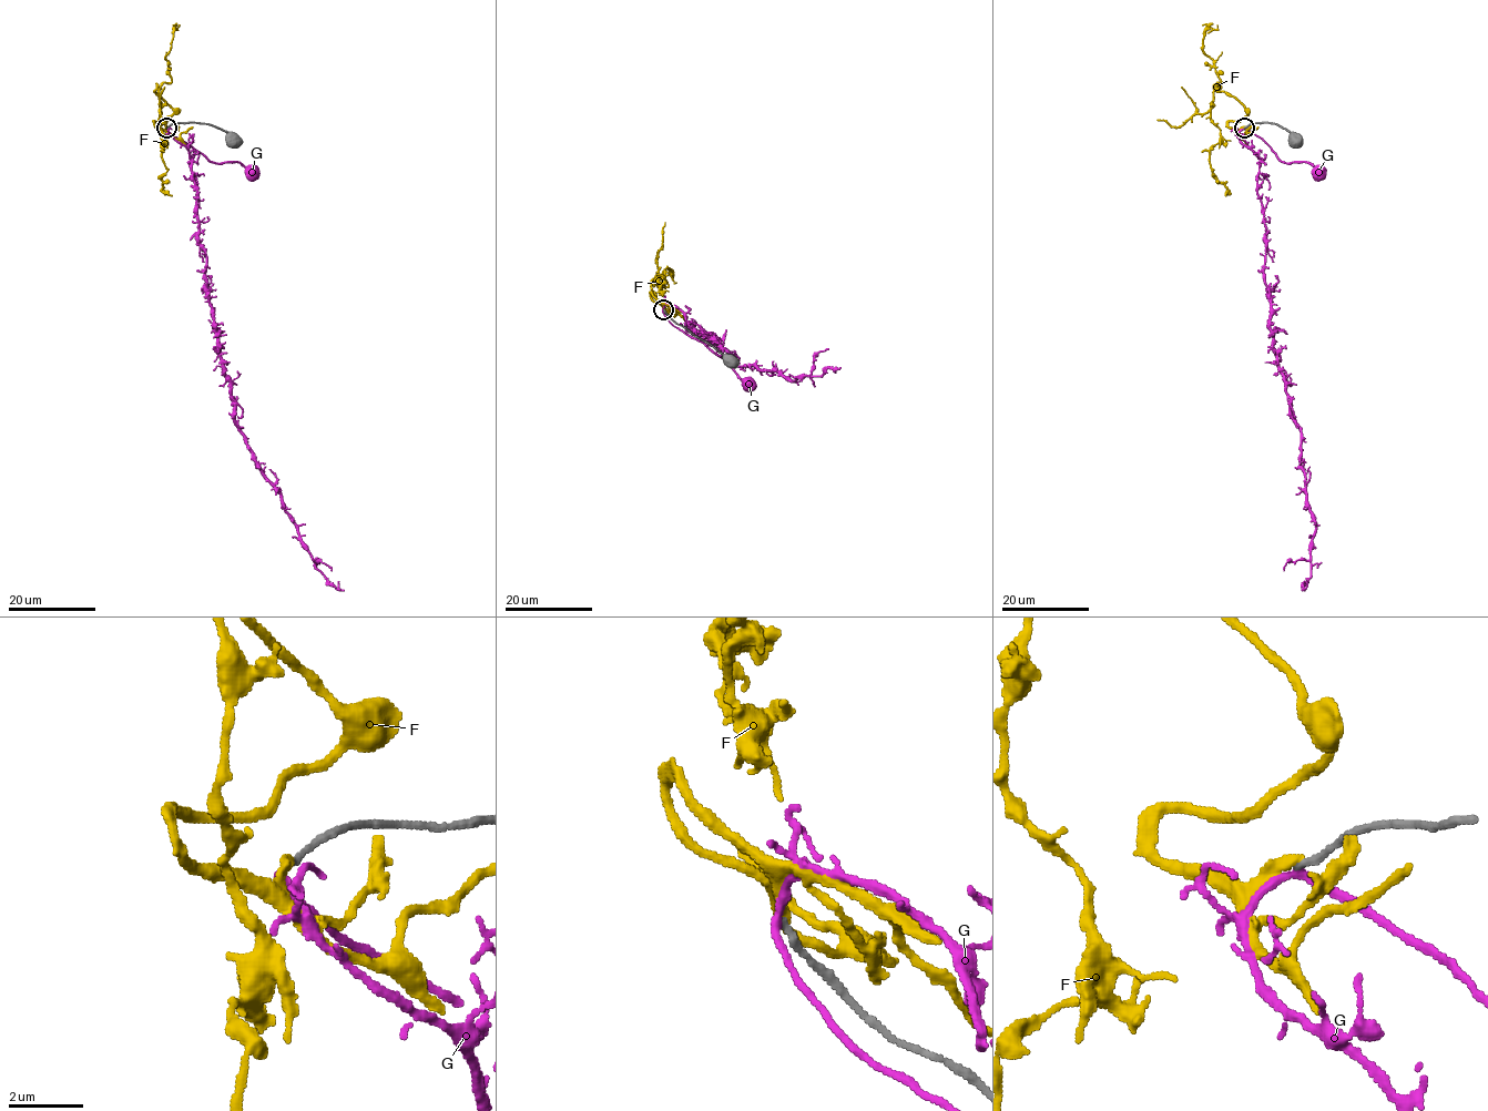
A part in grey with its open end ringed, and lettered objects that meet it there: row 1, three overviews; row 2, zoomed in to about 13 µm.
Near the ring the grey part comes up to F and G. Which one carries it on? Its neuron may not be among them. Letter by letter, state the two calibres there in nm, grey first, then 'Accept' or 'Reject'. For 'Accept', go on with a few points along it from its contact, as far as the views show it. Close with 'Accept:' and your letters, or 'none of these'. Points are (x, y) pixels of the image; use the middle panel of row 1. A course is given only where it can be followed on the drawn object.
F: Thickness 200 nm (grey) against 240 nm. Reject
G: Thickness 200 nm (grey) against 200 nm. Reject
Accept: none of these

